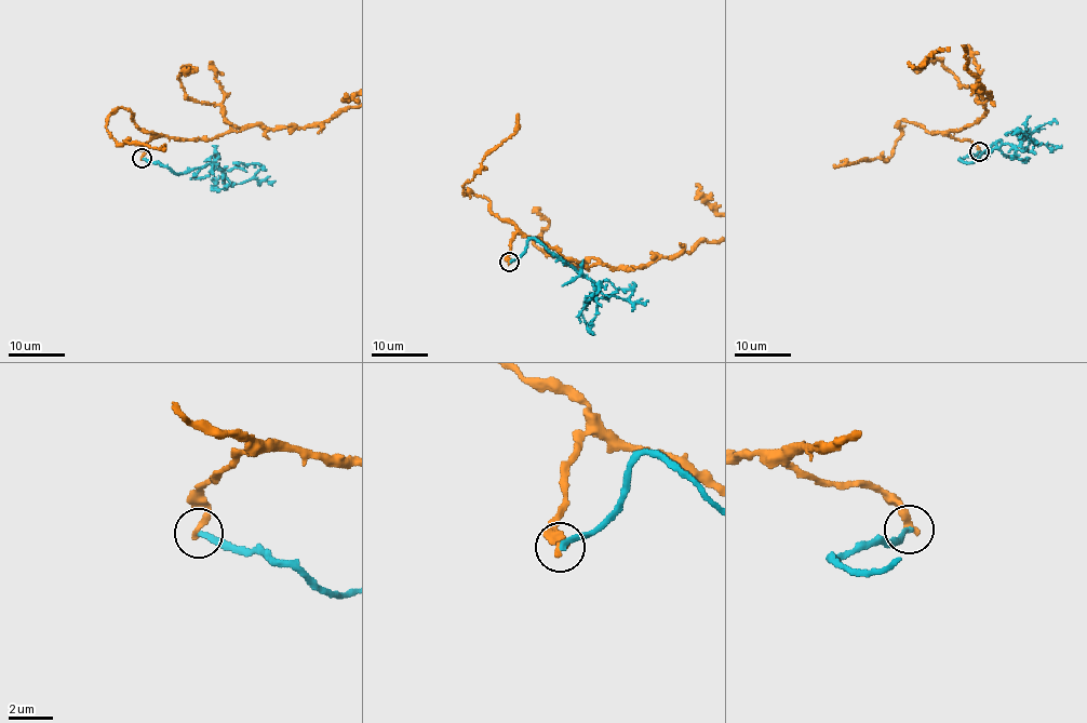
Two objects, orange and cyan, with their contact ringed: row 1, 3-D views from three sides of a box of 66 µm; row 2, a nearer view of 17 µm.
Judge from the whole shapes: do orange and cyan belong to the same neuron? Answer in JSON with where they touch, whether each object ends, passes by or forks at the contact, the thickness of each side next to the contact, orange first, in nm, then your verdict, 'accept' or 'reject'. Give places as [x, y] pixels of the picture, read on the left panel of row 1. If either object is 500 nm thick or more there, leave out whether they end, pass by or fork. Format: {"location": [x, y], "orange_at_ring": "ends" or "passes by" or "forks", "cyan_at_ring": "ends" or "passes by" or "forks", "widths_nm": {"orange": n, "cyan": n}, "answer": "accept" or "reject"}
{"location": [142, 158], "orange_at_ring": "ends", "cyan_at_ring": "ends", "widths_nm": {"orange": 320, "cyan": 220}, "answer": "reject"}

